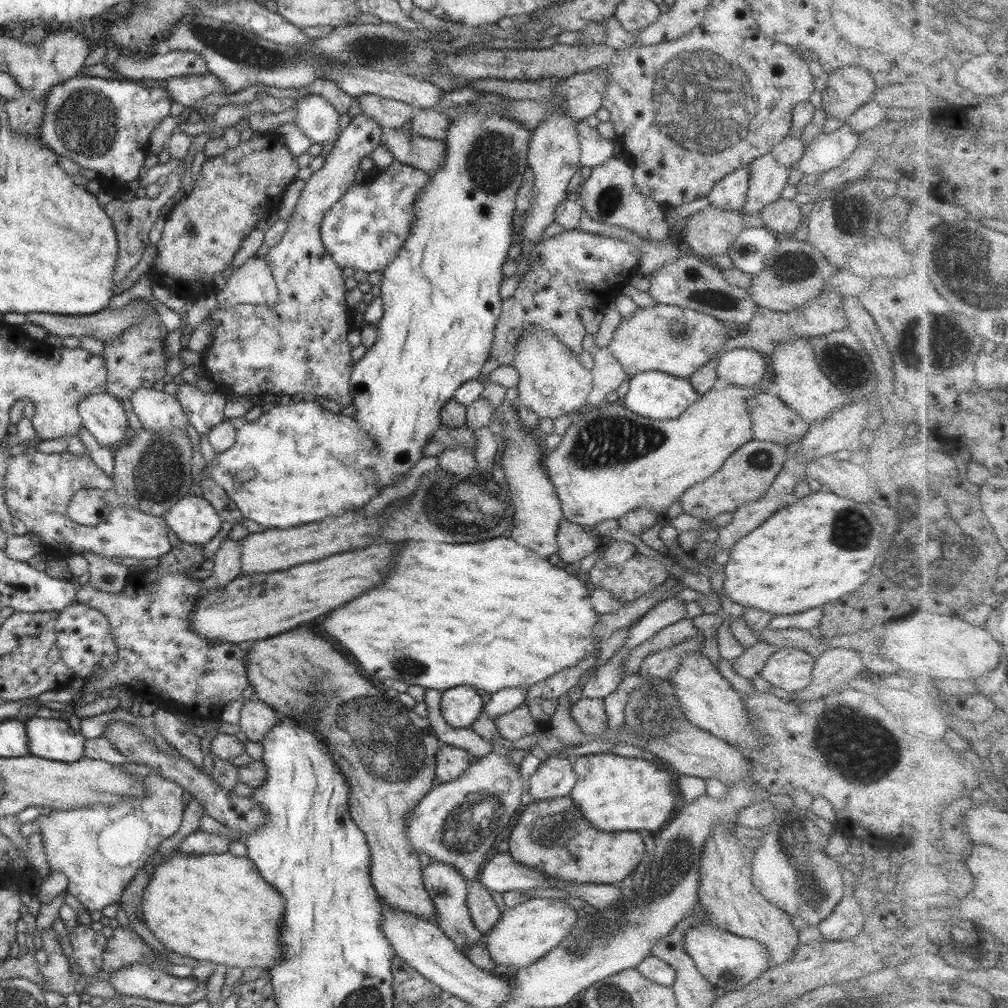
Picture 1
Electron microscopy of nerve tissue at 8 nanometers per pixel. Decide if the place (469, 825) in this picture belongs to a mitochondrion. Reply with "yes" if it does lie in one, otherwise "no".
yes

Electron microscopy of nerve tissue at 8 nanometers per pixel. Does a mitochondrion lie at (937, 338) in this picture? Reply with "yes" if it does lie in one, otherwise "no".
yes

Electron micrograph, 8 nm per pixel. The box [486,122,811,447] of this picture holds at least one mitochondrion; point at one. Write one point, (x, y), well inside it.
(699, 292)

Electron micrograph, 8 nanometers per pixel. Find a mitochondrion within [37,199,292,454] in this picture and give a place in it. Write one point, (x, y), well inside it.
(69, 233)

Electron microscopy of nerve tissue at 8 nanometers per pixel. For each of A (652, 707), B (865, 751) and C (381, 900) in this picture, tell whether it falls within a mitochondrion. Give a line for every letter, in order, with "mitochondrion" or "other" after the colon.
A: mitochondrion
B: mitochondrion
C: other

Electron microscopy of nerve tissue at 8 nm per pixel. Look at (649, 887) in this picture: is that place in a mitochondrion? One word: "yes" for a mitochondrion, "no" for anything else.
yes

